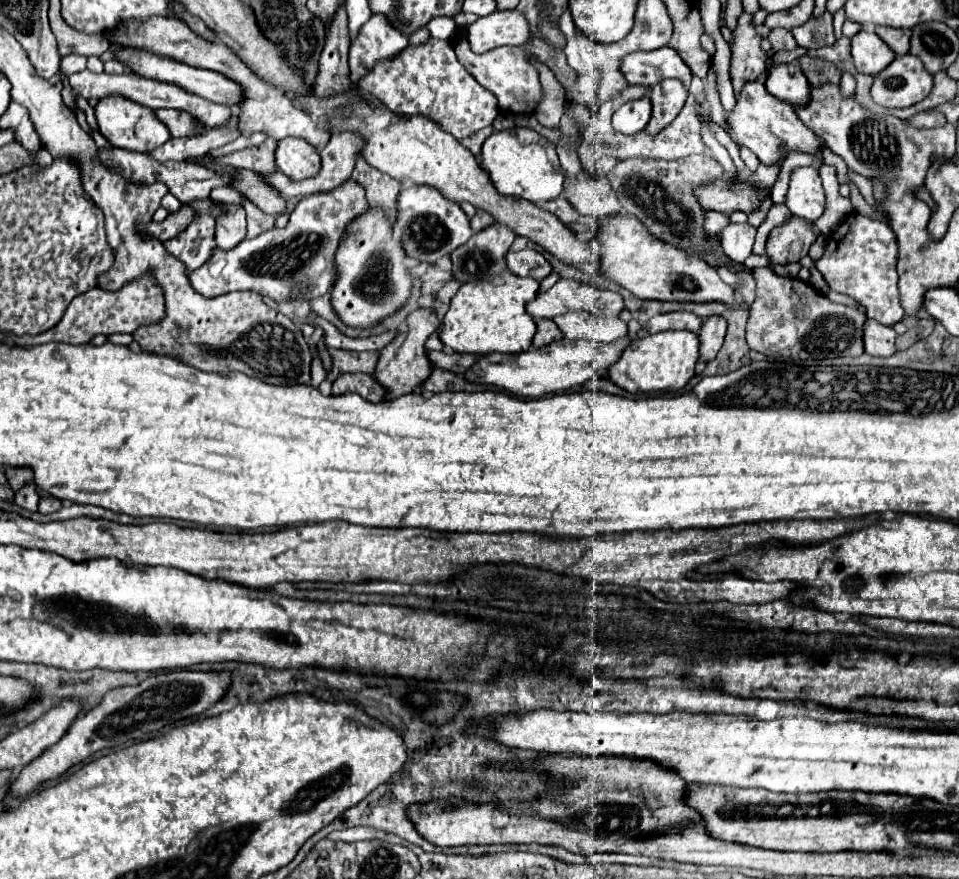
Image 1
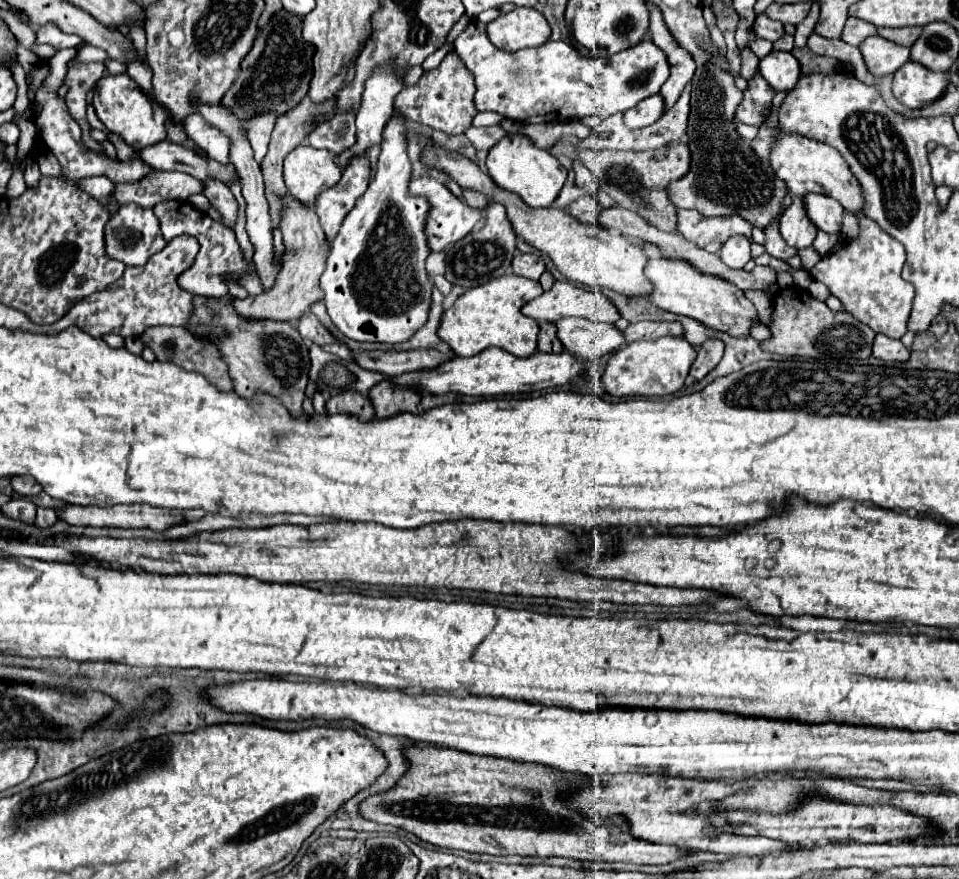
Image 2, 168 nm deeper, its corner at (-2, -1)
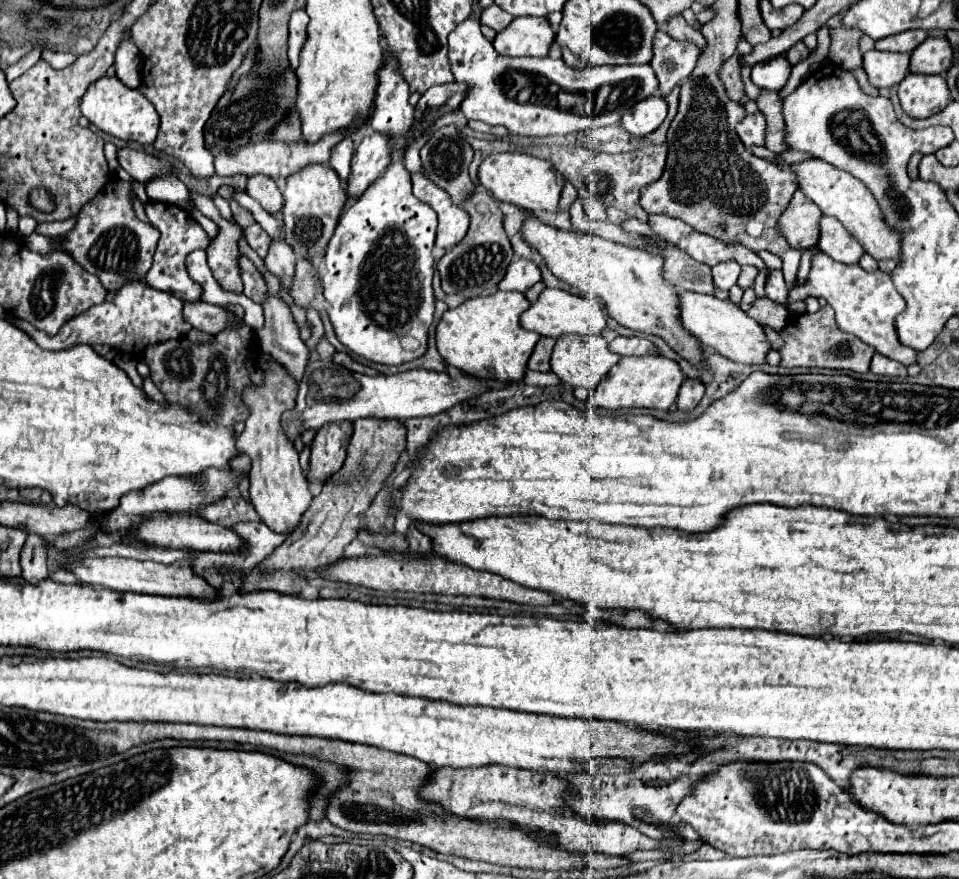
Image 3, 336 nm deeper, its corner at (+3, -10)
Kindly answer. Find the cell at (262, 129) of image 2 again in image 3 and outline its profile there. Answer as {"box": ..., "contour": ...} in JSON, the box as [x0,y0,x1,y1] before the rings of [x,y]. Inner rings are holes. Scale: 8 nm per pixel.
{"box":[246,176,284,214],"contour":[[[252,176],[252,178],[248,178],[246,194],[250,194],[254,200],[258,200],[262,204],[262,208],[266,208],[272,214],[280,212],[280,208],[284,204],[284,198],[282,198],[276,182],[266,180],[266,176]]]}

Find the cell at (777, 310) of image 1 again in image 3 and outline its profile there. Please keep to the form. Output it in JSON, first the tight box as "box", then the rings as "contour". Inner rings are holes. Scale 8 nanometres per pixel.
{"box":[780,306,874,372],"contour":[[[824,306],[816,314],[802,314],[792,316],[788,320],[788,326],[784,332],[780,332],[784,338],[784,346],[780,350],[782,354],[782,366],[788,368],[830,368],[830,370],[852,370],[852,372],[868,372],[870,360],[874,356],[874,348],[864,344],[860,338],[842,332],[836,326],[832,308]]]}

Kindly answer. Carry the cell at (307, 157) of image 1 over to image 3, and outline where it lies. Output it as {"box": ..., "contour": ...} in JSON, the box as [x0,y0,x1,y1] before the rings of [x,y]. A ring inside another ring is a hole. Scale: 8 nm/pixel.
{"box":[282,164,348,264],"contour":[[[322,164],[306,166],[302,172],[292,174],[286,180],[284,188],[284,206],[282,206],[282,224],[286,242],[292,246],[298,258],[306,258],[314,264],[318,256],[324,256],[328,240],[334,236],[334,230],[340,220],[340,212],[348,200],[346,188],[336,176],[336,170]]]}

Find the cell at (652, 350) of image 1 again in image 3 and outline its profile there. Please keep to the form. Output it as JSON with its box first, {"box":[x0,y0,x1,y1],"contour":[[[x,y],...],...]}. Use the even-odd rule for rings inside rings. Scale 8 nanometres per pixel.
{"box":[594,356,684,410],"contour":[[[624,356],[612,372],[596,386],[594,390],[594,404],[606,410],[620,410],[620,408],[654,408],[654,410],[668,410],[678,396],[680,384],[684,374],[674,360],[664,356]]]}

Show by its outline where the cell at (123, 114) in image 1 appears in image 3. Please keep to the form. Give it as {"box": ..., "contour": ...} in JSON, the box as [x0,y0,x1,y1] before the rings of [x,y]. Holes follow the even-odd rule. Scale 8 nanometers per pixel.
{"box":[82,76,158,144],"contour":[[[104,76],[90,84],[86,94],[82,96],[82,116],[86,116],[96,128],[102,132],[116,136],[126,142],[138,144],[152,144],[158,134],[158,116],[152,104],[142,96],[140,90],[132,90],[124,86],[116,76]]]}

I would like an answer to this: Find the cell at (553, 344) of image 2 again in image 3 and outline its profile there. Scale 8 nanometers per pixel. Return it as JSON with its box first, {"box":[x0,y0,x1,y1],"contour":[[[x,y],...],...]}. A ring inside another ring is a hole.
{"box":[528,338,554,372],"contour":[[[540,338],[530,360],[528,360],[528,370],[538,370],[538,372],[550,372],[550,356],[554,348],[554,338]]]}

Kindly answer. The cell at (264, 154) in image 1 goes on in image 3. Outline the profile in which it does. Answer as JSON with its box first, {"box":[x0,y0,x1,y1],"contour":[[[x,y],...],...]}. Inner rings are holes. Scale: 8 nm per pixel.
{"box":[264,240,296,290],"contour":[[[284,240],[272,242],[264,262],[266,262],[266,268],[280,280],[280,284],[286,290],[290,290],[292,280],[294,280],[294,264],[296,264],[296,256],[292,248]]]}

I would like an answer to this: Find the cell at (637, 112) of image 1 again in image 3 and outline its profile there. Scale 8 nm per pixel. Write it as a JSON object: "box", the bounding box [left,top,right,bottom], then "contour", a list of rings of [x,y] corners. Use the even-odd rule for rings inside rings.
{"box":[622,96,666,136],"contour":[[[650,96],[636,106],[628,108],[622,116],[622,126],[634,136],[646,136],[654,132],[666,116],[666,104],[662,96]]]}

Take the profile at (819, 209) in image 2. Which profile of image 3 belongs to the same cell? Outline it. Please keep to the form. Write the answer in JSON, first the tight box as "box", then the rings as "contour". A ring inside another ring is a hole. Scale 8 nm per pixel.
{"box":[818,216,864,264],"contour":[[[822,216],[820,220],[820,240],[818,248],[842,264],[858,264],[864,254],[862,244],[848,234],[840,220],[832,216]]]}

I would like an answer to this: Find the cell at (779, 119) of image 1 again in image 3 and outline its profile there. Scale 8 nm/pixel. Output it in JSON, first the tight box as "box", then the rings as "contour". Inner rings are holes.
{"box":[792,158,902,276],"contour":[[[812,158],[800,164],[792,164],[792,170],[798,174],[798,188],[804,190],[804,194],[822,210],[826,216],[838,218],[844,228],[860,240],[860,244],[866,248],[866,252],[878,262],[878,268],[892,276],[894,268],[900,264],[900,244],[902,244],[902,232],[890,228],[884,222],[884,216],[880,212],[880,206],[872,192],[856,180],[852,174],[834,168],[832,164]]]}

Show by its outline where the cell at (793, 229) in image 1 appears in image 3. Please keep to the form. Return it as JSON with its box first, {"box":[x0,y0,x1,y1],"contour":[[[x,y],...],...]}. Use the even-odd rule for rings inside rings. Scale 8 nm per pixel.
{"box":[780,190,820,250],"contour":[[[796,190],[790,200],[790,206],[780,218],[780,230],[786,236],[788,244],[800,250],[816,246],[820,238],[820,216],[820,208],[812,204],[812,200],[808,200],[800,190]]]}

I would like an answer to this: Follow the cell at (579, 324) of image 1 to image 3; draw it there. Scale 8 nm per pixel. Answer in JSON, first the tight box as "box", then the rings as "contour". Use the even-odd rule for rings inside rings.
{"box":[550,334,620,390],"contour":[[[568,334],[568,336],[560,336],[560,340],[556,340],[550,366],[562,384],[572,386],[572,388],[582,386],[582,388],[592,390],[618,360],[620,360],[620,356],[616,356],[608,350],[608,342],[602,336],[572,336],[572,334]]]}

